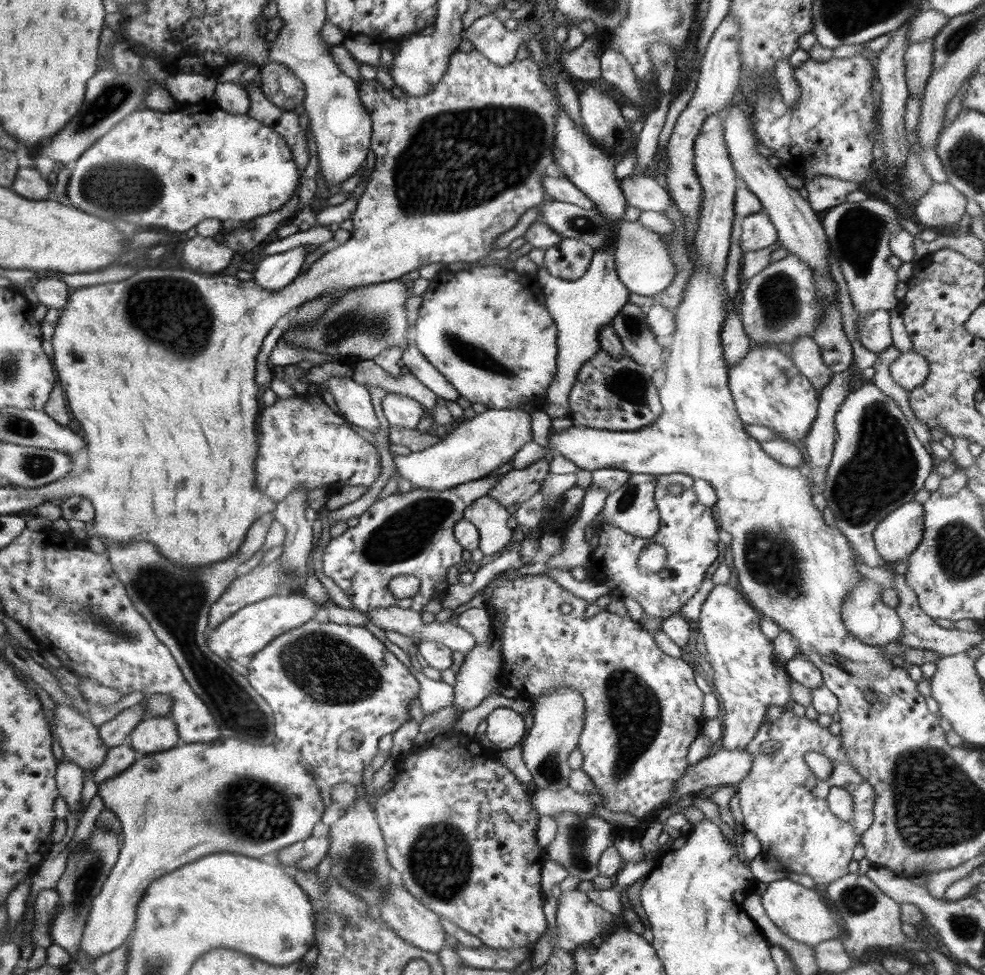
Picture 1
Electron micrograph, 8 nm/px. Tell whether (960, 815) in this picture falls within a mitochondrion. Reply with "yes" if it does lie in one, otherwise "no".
yes

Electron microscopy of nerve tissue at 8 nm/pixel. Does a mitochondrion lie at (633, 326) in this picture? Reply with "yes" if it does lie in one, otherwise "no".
yes

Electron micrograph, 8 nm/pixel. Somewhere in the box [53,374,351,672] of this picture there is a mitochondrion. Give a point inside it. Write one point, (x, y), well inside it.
(118, 630)

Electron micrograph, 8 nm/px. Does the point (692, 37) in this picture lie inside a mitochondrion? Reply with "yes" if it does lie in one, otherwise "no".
no

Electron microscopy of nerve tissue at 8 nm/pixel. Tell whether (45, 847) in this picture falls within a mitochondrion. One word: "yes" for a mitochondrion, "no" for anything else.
no

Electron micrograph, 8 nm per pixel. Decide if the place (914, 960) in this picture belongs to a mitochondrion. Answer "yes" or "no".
no

